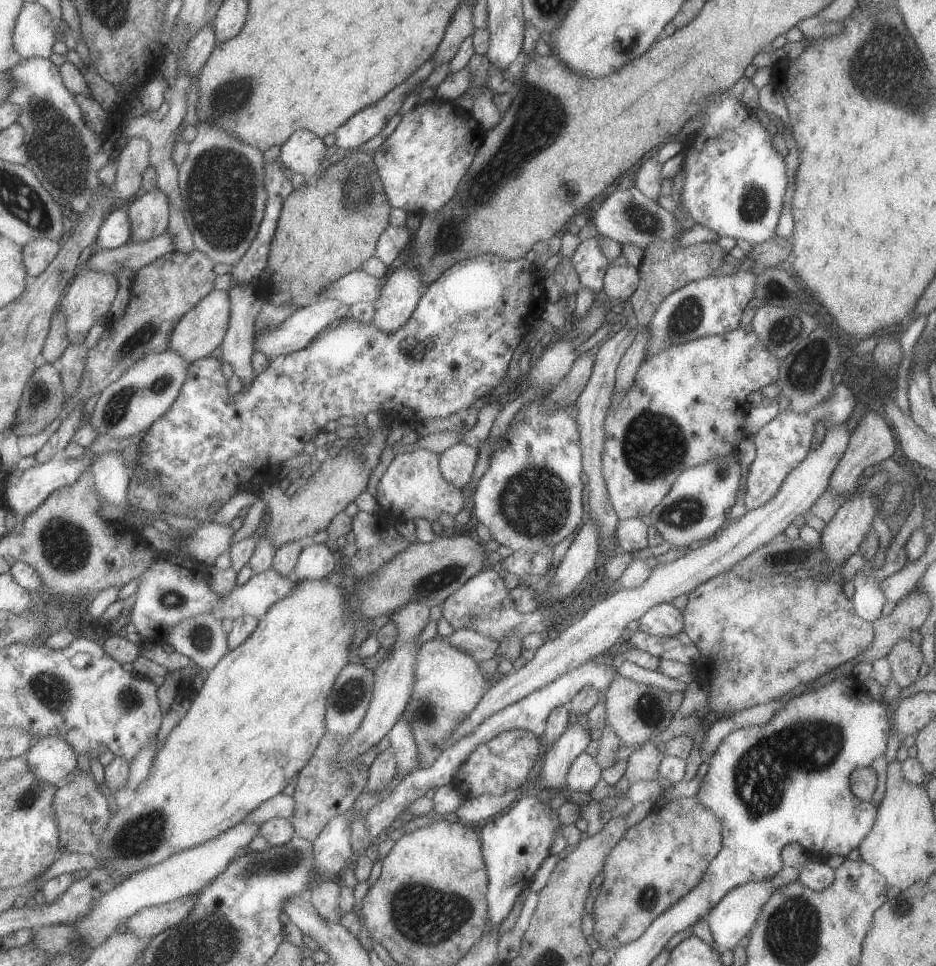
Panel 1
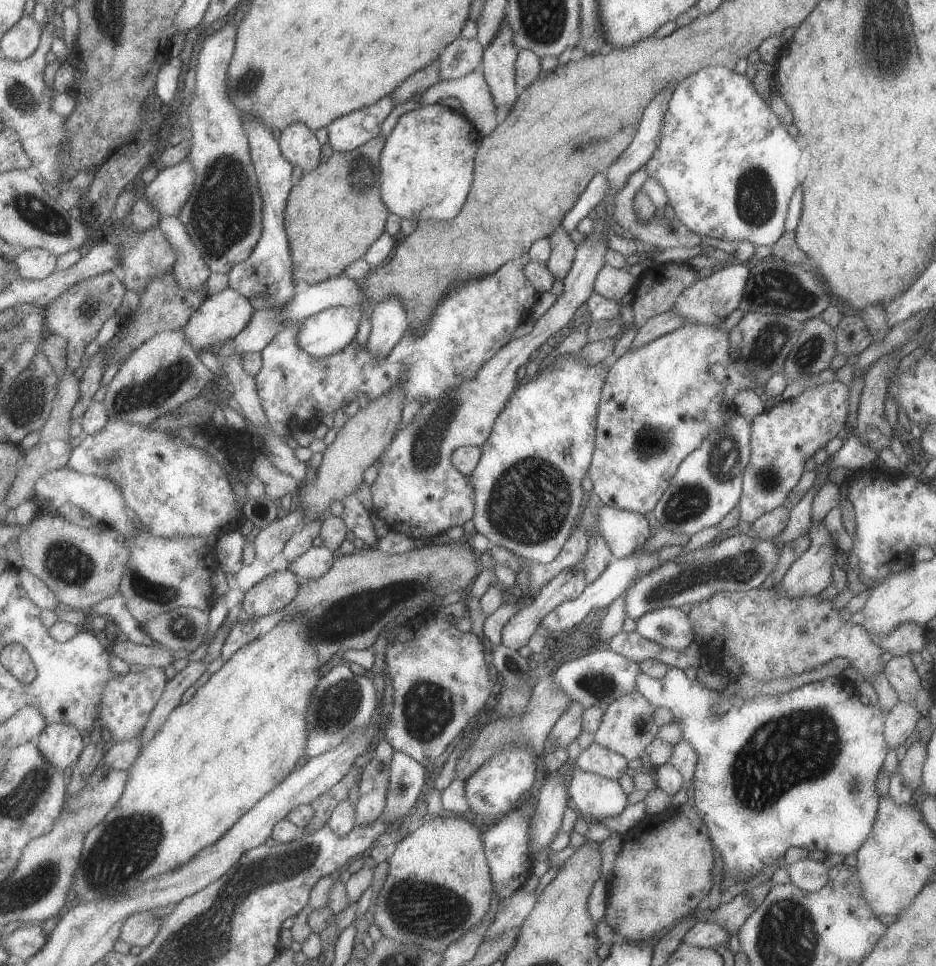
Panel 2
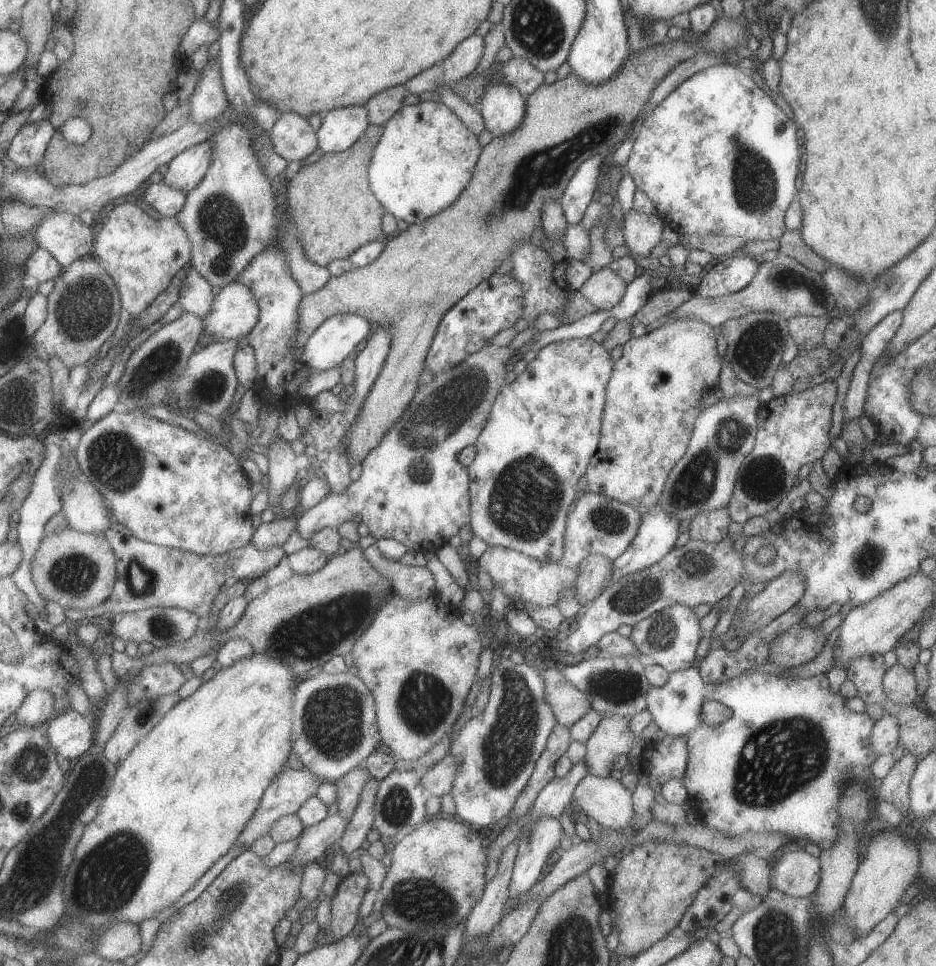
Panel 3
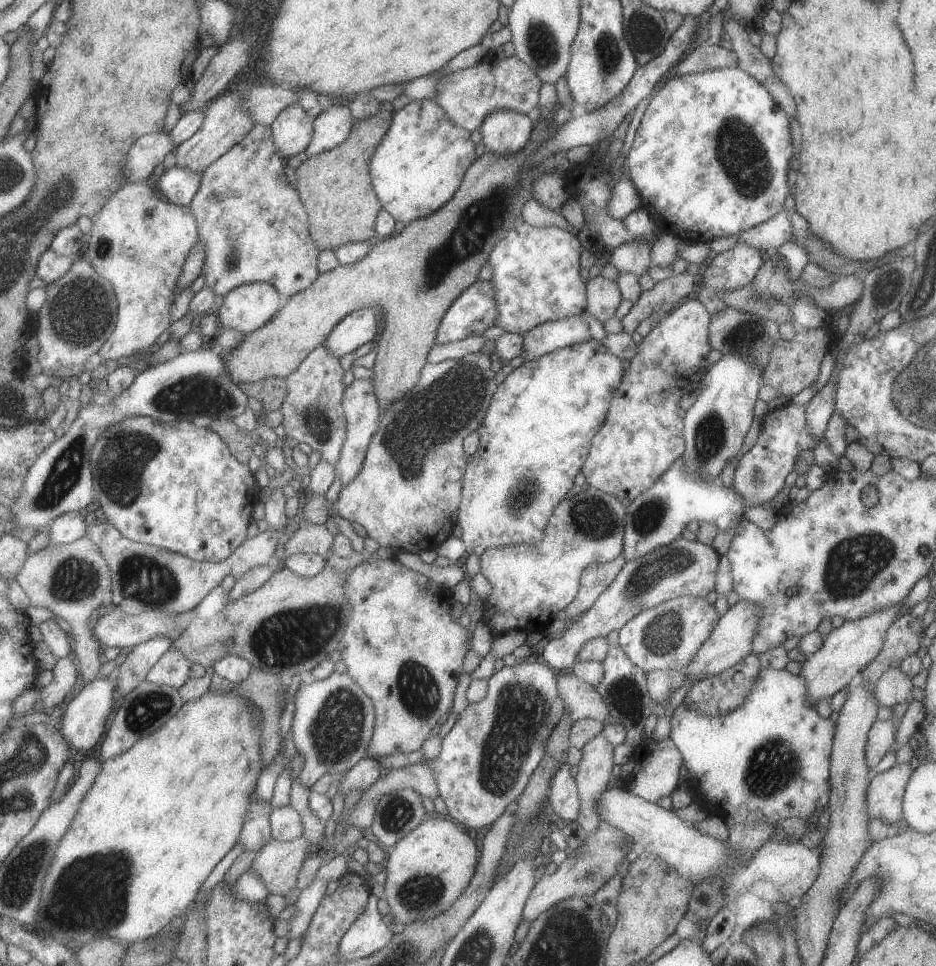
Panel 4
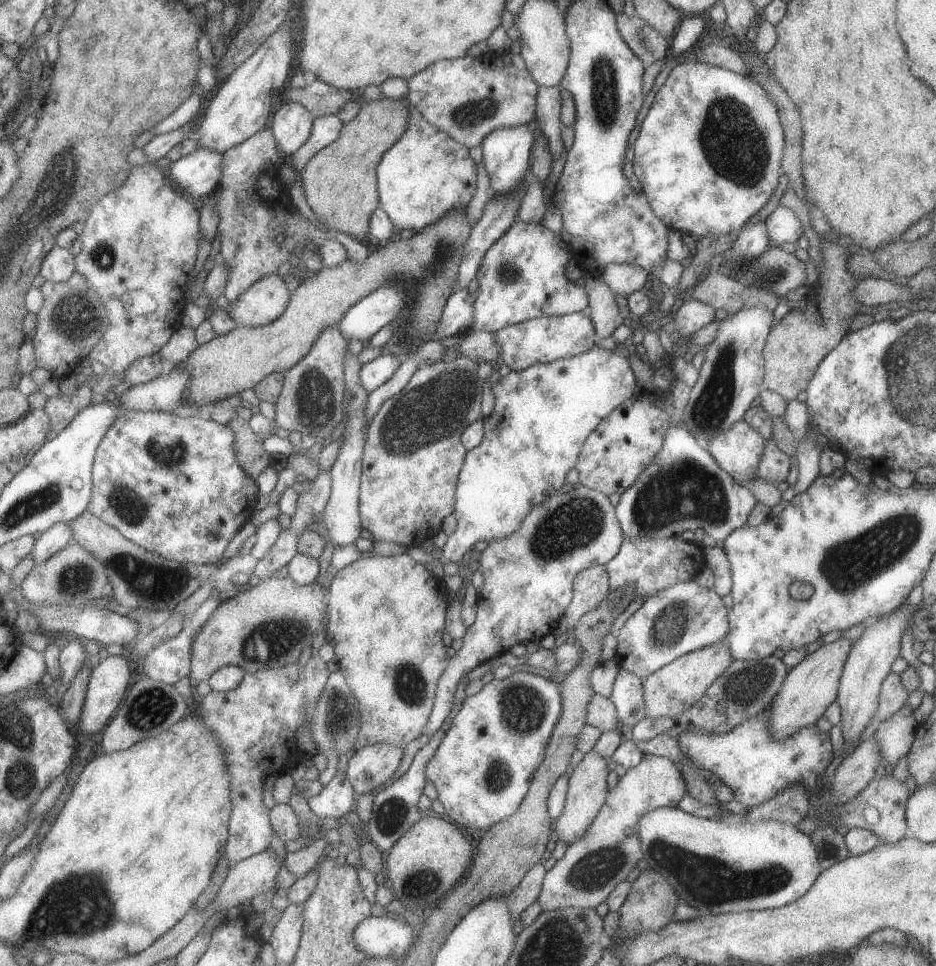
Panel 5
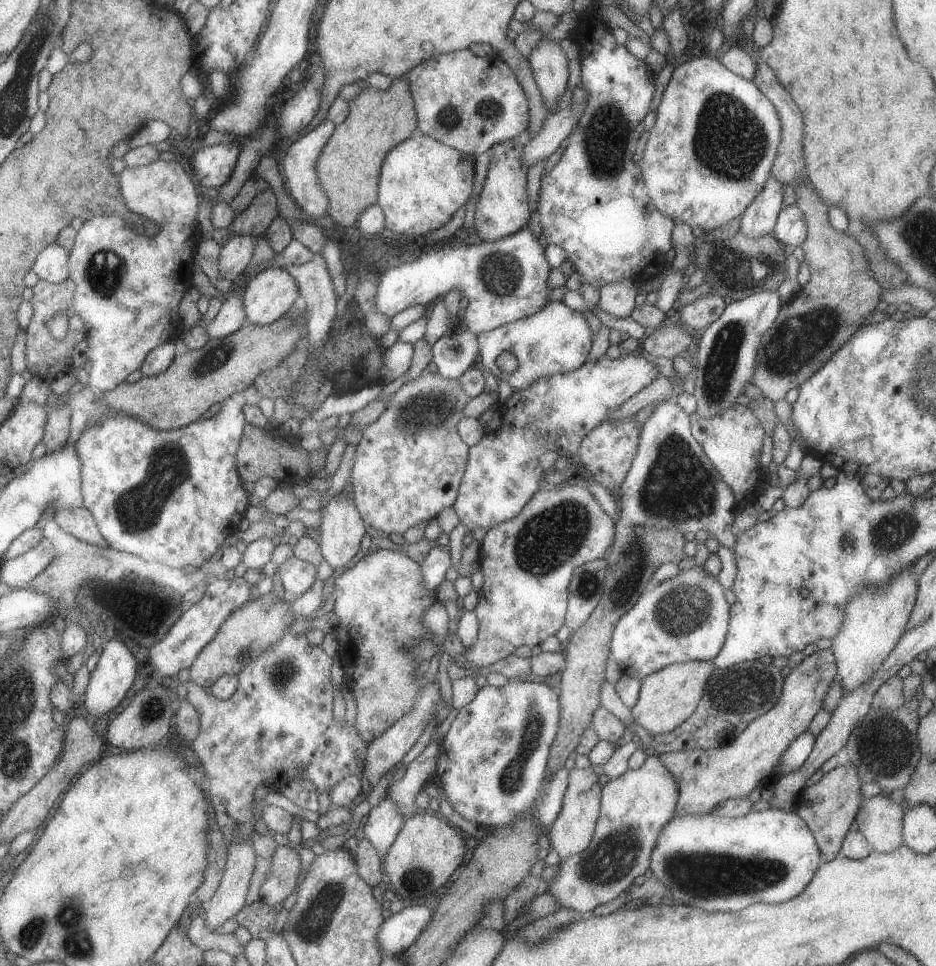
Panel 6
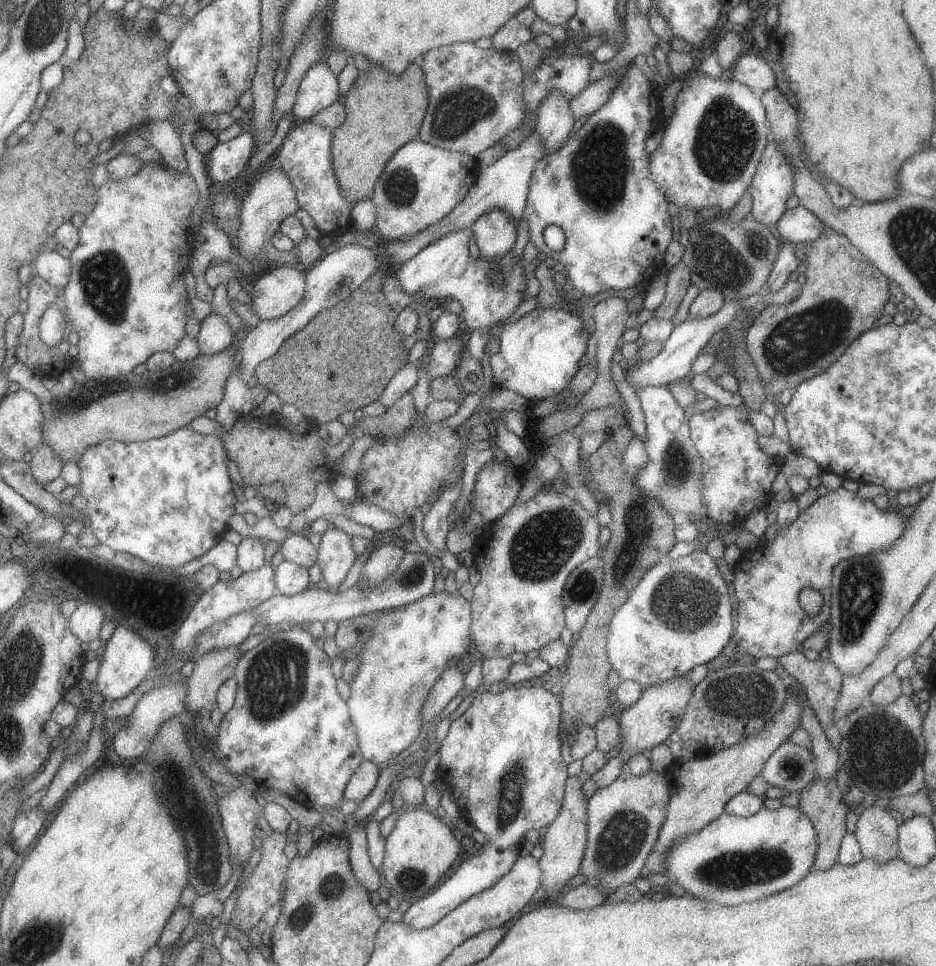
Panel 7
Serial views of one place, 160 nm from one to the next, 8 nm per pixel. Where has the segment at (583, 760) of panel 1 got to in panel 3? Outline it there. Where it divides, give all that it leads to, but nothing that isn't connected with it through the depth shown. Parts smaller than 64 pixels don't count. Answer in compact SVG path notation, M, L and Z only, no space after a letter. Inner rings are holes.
M587 773L577 784L571 800L579 809L579 814L586 814L588 819L593 818L601 827L609 830L619 831L628 826L634 816L633 792L612 775L601 777Z

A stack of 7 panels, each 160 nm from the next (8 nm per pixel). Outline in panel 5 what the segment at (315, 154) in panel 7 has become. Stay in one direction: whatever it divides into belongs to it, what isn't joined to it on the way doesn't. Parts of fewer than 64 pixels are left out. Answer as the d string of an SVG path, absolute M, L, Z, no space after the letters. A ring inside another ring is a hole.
M324 115L313 120L310 138L288 157L292 159L292 166L298 174L319 150L326 148L340 136L343 124L336 115Z

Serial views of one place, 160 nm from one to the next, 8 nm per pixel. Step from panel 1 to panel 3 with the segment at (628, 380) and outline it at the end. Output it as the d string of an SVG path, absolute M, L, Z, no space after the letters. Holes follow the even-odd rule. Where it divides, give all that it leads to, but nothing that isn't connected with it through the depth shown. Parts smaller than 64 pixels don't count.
M780 252L774 260L759 264L756 276L746 288L721 297L700 297L698 294L694 294L690 300L683 302L670 315L666 316L660 324L672 319L695 318L718 329L728 319L735 319L746 313L762 311L778 313L790 321L804 315L828 316L835 306L835 298L827 292L824 283L816 278L809 268Z

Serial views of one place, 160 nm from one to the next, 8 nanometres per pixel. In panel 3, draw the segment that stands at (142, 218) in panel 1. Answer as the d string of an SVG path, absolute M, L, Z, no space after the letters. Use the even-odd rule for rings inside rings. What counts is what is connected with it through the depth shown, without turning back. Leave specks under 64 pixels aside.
M208 140L181 152L168 163L161 182L187 195L201 184L212 160L212 149Z

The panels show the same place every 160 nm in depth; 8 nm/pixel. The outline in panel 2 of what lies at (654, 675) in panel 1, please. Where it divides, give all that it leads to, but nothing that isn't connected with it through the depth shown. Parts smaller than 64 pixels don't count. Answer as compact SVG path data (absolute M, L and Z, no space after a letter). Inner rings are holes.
M670 667L664 679L638 674L636 689L654 708L668 708L674 716L672 720L681 726L682 739L690 742L698 754L690 782L694 786L693 803L724 861L726 878L722 881L722 890L738 883L742 876L755 877L762 868L782 860L791 847L807 851L818 848L826 855L851 855L857 853L870 836L878 817L876 782L891 750L884 740L887 712L877 706L864 706L851 678L828 677L784 694L760 694L743 699L740 694L724 695L707 688L702 676L692 681L684 670Z

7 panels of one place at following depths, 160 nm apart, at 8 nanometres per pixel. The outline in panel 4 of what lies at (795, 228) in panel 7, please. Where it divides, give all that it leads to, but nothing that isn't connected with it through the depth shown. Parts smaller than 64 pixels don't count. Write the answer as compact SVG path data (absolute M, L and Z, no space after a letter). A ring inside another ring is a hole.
M782 209L765 223L753 226L737 236L737 244L754 247L757 251L764 253L768 248L778 249L782 244L788 242L795 230L789 219L789 212Z

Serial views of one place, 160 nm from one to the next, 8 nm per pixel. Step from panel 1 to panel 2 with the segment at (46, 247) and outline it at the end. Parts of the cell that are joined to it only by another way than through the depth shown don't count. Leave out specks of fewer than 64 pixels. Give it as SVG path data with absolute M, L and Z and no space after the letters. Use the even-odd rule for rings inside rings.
M27 249L19 256L20 278L29 280L46 279L58 270L58 255L48 249Z

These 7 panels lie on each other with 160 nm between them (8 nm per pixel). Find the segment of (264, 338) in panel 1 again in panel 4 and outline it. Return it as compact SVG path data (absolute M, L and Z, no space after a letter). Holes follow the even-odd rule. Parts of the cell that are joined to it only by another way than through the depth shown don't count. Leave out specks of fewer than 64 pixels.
M366 307L345 316L324 340L328 352L340 359L362 344L376 341L376 315L377 310Z

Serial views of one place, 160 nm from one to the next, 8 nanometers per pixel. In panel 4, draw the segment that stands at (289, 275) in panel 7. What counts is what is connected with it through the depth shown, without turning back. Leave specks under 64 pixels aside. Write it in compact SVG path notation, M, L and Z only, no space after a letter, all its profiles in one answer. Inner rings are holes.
M252 281L225 294L222 306L214 311L220 329L237 330L249 335L270 321L283 301L281 294L270 283Z

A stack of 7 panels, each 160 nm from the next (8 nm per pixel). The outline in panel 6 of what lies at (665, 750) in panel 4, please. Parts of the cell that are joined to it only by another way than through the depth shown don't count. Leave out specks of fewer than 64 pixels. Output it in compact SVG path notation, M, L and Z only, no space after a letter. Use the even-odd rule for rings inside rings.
M648 751L646 760L637 769L628 769L624 774L610 779L601 790L601 811L591 843L578 854L573 854L561 861L559 869L549 883L548 892L562 907L578 912L592 912L596 906L610 902L632 885L634 878L643 875L651 863L651 852L657 841L657 834L661 832L666 822L675 816L679 786L662 764L659 755Z

